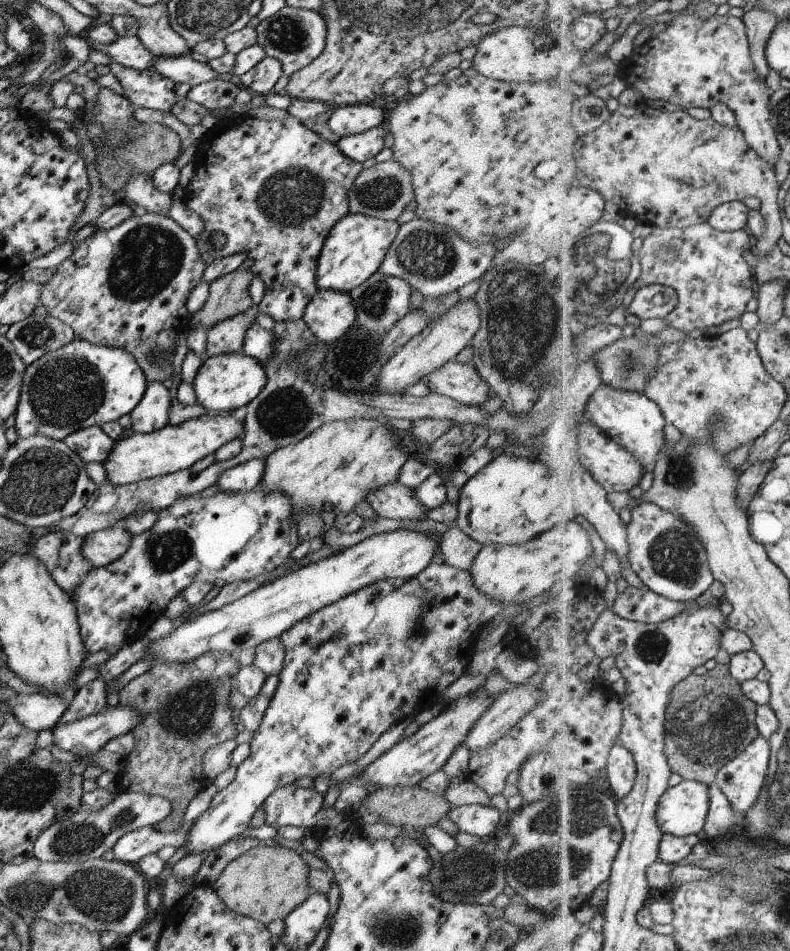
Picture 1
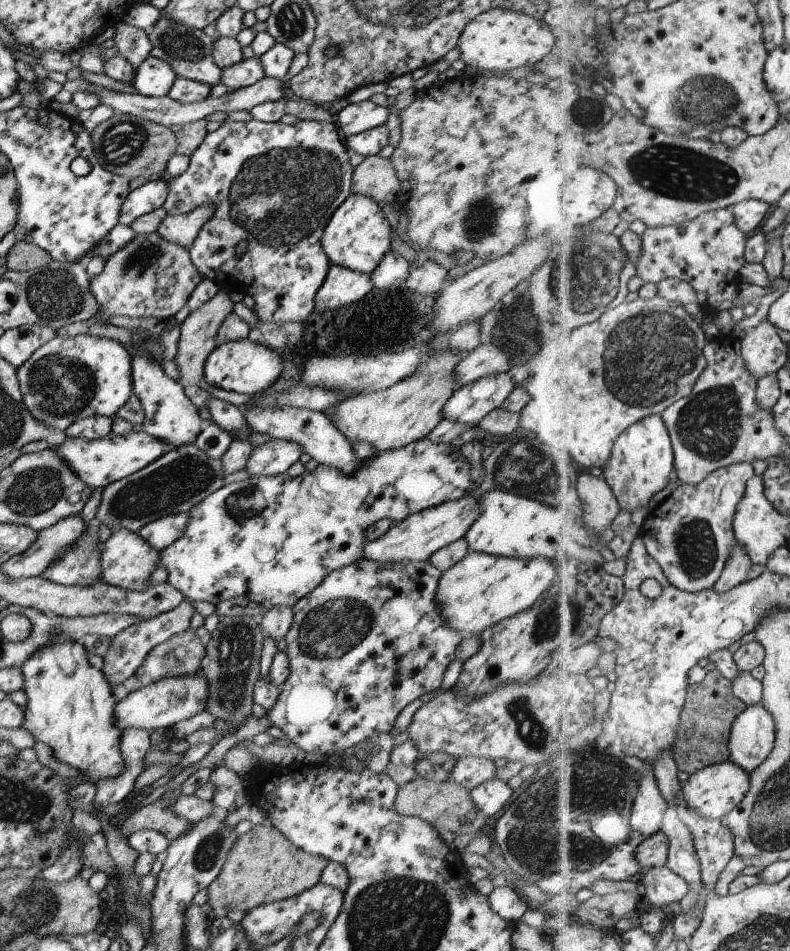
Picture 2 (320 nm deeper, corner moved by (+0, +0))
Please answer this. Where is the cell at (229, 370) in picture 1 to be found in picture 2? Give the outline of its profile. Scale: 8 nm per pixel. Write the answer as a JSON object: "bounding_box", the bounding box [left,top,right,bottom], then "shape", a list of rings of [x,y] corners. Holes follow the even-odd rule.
{"bounding_box":[203,338,283,394],"shape":[[[247,338],[237,342],[225,342],[209,354],[203,368],[203,380],[210,387],[237,394],[260,394],[270,388],[283,368],[278,352],[273,352],[261,344],[249,342]]]}

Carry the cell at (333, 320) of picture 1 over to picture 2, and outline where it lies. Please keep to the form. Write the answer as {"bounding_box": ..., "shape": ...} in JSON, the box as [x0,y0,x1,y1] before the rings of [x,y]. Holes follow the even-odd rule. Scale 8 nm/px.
{"bounding_box":[313,264,371,312],"shape":[[[330,264],[323,285],[315,294],[313,311],[321,312],[323,308],[335,312],[339,306],[361,300],[371,288],[369,275]]]}

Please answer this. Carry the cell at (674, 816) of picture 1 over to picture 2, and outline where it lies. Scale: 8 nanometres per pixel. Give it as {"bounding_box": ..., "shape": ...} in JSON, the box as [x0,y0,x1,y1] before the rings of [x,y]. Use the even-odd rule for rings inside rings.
{"bounding_box":[682,760,751,820],"shape":[[[731,760],[723,764],[715,764],[689,775],[682,783],[683,802],[685,808],[699,814],[699,818],[705,820],[719,820],[727,817],[738,805],[742,805],[743,798],[747,797],[751,787],[751,776],[745,770],[741,770]]]}

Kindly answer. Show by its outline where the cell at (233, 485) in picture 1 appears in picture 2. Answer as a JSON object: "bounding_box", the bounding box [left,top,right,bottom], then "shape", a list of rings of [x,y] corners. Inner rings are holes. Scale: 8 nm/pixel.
{"bounding_box":[243,439,301,478],"shape":[[[271,439],[252,448],[243,470],[250,478],[273,477],[287,472],[287,468],[295,464],[301,454],[301,446],[295,442]]]}

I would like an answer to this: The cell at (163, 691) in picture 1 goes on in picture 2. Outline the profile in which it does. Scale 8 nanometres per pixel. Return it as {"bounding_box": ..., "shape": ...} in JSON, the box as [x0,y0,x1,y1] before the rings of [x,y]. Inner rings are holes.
{"bounding_box":[134,630,205,687],"shape":[[[185,630],[173,634],[165,642],[149,650],[134,674],[141,687],[153,684],[161,678],[193,676],[203,668],[205,643],[194,632]]]}

